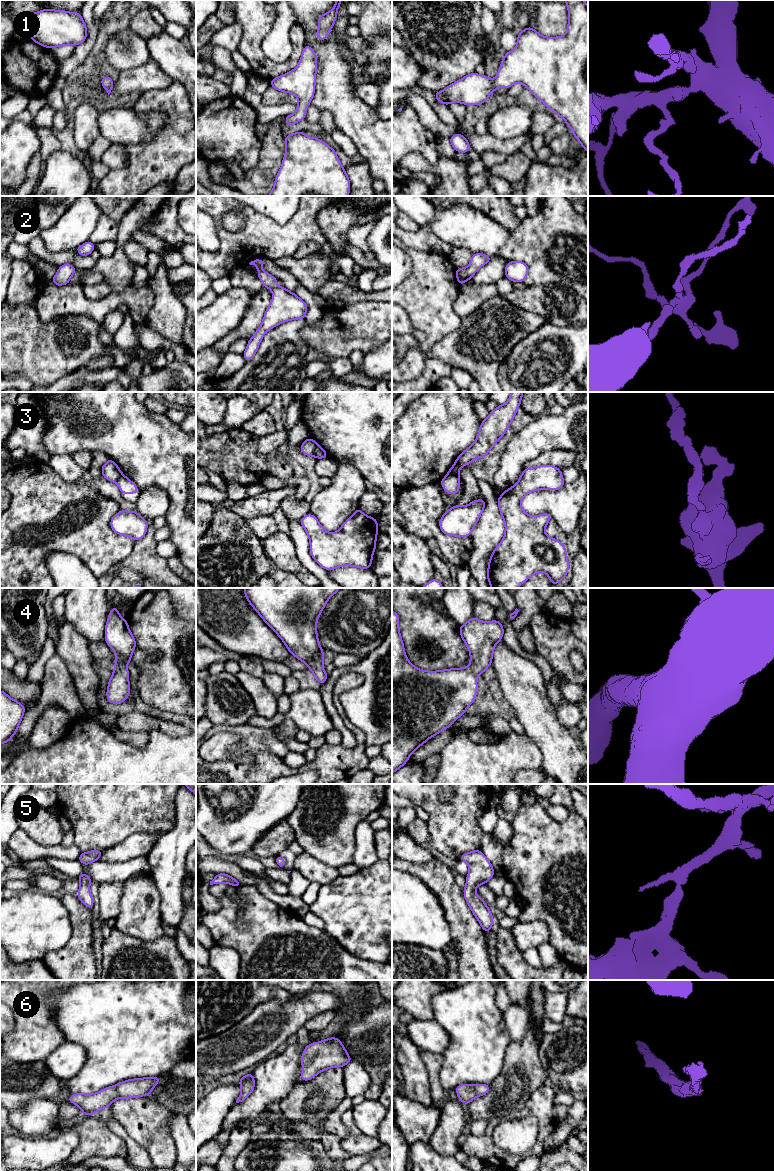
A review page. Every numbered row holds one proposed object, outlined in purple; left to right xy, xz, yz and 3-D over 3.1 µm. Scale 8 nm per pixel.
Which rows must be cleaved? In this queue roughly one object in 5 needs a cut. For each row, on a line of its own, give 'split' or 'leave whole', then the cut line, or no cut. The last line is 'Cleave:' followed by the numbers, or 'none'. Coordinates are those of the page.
1: leave whole; cut none
2: leave whole; cut none
3: split; cut yz (458, 475), (447, 475), (444, 478)
4: leave whole; cut none
5: leave whole; cut none
6: leave whole; cut none
Cleave: 3

